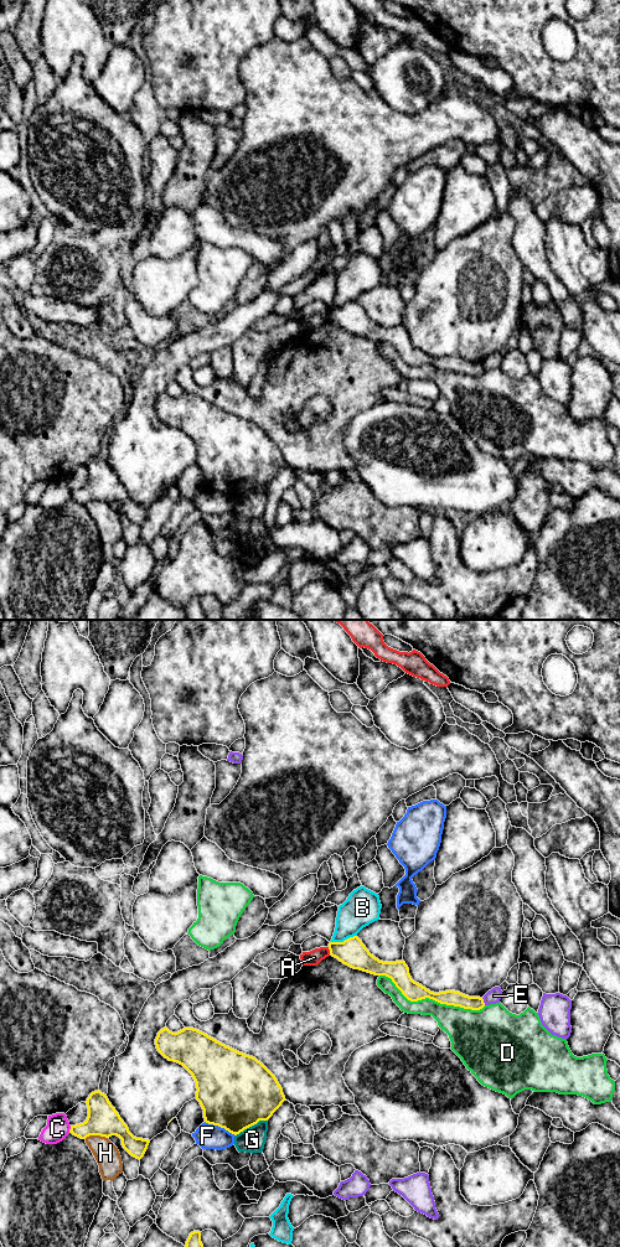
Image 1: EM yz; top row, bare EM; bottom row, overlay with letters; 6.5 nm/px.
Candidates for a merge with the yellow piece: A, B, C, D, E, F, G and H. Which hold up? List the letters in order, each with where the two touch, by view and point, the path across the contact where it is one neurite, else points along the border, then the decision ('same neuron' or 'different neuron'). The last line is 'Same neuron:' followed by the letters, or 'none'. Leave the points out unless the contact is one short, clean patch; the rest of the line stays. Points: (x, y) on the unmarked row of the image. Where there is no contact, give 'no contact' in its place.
A: meets yellow in yz at (330, 316); border along yz (327, 312), (330, 319); different neuron
B: meets yellow in yz at (344, 306); border along yz (356, 300), (342, 306), (330, 308); different neuron
C: meets yellow in yz at (70, 495); different neuron
D: meets yellow in yz at (432, 363); different neuron
E: meets yellow in yz at (482, 367); border along yz (481, 363), (485, 370); different neuron
F: meets yellow in yz at (220, 491); different neuron
G: meets yellow in yz at (251, 491); different neuron
H: meets yellow in yz at (96, 500); different neuron
Same neuron: none

